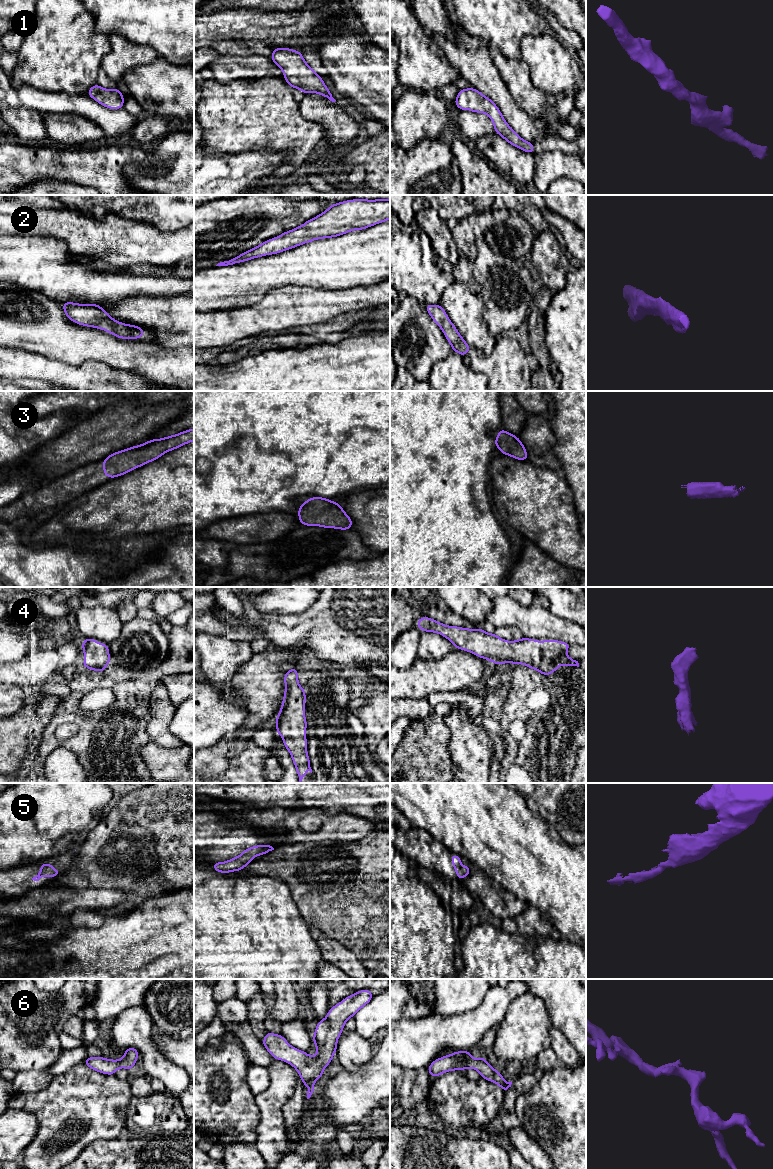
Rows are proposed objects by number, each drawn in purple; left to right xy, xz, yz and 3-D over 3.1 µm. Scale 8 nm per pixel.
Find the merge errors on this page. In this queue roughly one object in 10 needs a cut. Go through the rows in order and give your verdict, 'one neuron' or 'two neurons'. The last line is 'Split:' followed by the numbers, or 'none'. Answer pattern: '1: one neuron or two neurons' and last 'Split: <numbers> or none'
1: one neuron
2: one neuron
3: one neuron
4: one neuron
5: one neuron
6: one neuron
Split: none

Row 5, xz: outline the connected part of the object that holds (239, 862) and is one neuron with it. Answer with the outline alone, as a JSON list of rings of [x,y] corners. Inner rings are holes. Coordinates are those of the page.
[[[257,845],[244,849],[242,854],[234,857],[226,862],[216,862],[212,865],[213,869],[219,873],[229,873],[233,871],[241,871],[245,866],[253,861],[253,858],[264,855],[274,848],[270,845]]]

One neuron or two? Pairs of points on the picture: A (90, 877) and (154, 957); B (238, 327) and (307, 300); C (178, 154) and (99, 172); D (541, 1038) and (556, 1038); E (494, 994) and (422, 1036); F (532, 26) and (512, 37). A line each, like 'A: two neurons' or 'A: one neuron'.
A: two neurons
B: one neuron
C: two neurons
D: two neurons
E: one neuron
F: one neuron

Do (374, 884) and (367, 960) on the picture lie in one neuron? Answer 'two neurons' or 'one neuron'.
one neuron

